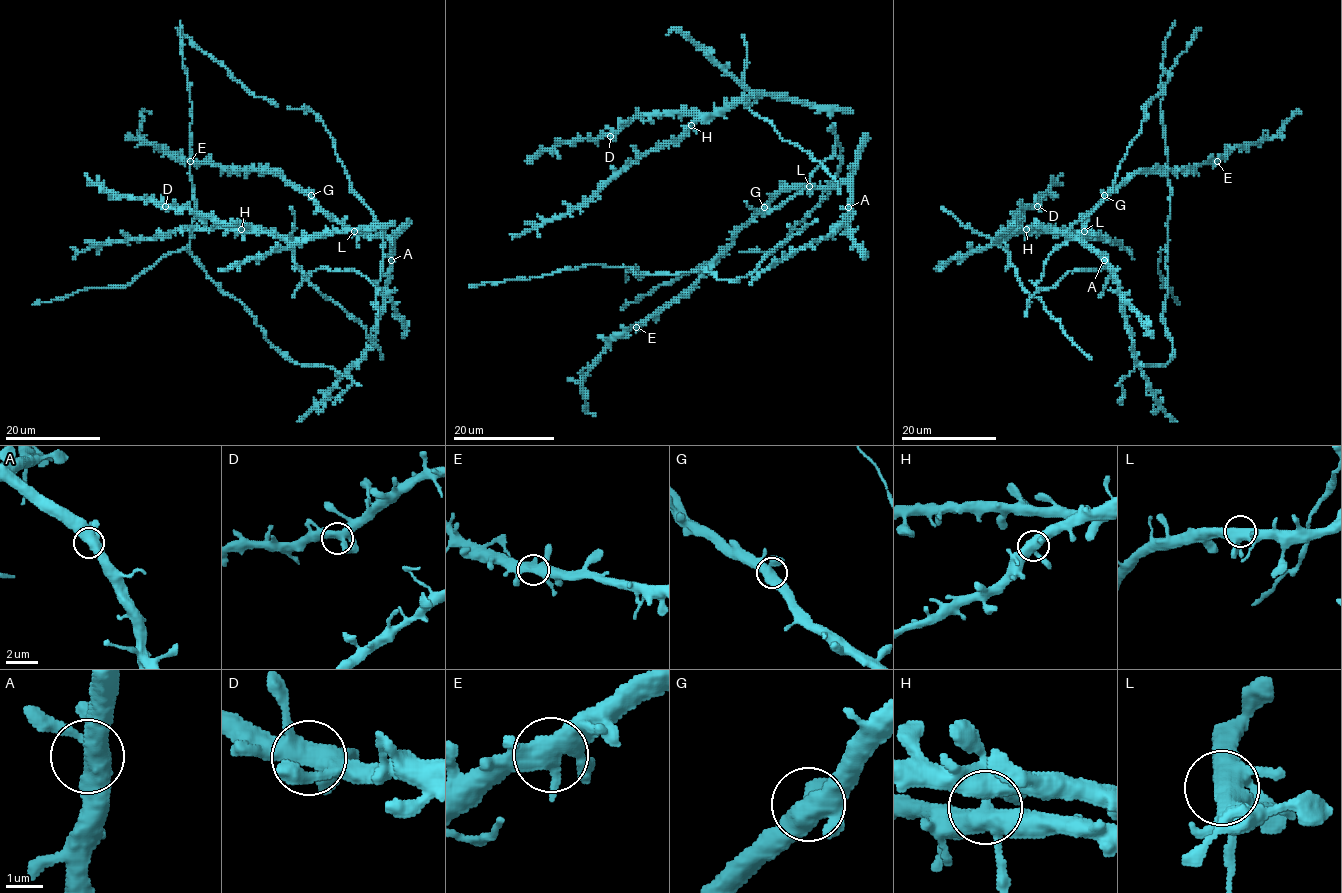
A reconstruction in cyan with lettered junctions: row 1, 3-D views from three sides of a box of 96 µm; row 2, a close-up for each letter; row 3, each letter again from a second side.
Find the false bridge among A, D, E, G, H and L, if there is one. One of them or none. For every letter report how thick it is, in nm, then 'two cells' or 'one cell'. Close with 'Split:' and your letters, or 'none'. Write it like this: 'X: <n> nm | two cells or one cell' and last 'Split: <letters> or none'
A: 460 nm | one cell
D: 440 nm | one cell
E: 440 nm | one cell
G: 500 nm | one cell
H: 440 nm | one cell
L: 460 nm | one cell
Split: none

